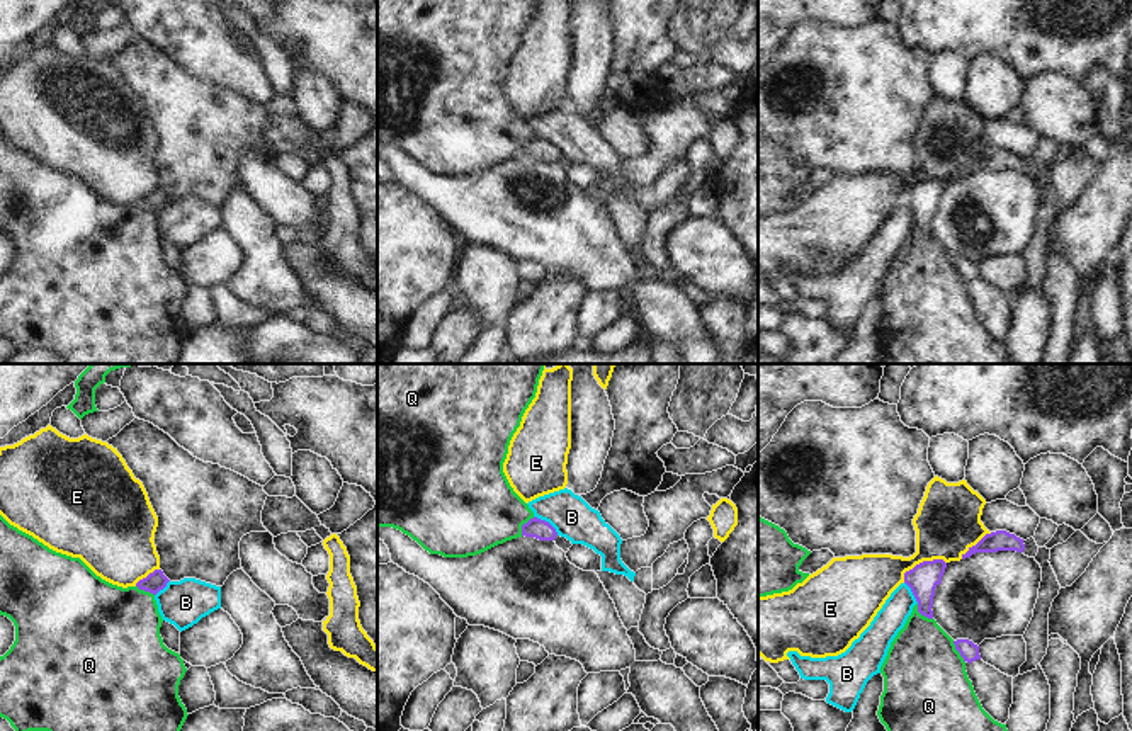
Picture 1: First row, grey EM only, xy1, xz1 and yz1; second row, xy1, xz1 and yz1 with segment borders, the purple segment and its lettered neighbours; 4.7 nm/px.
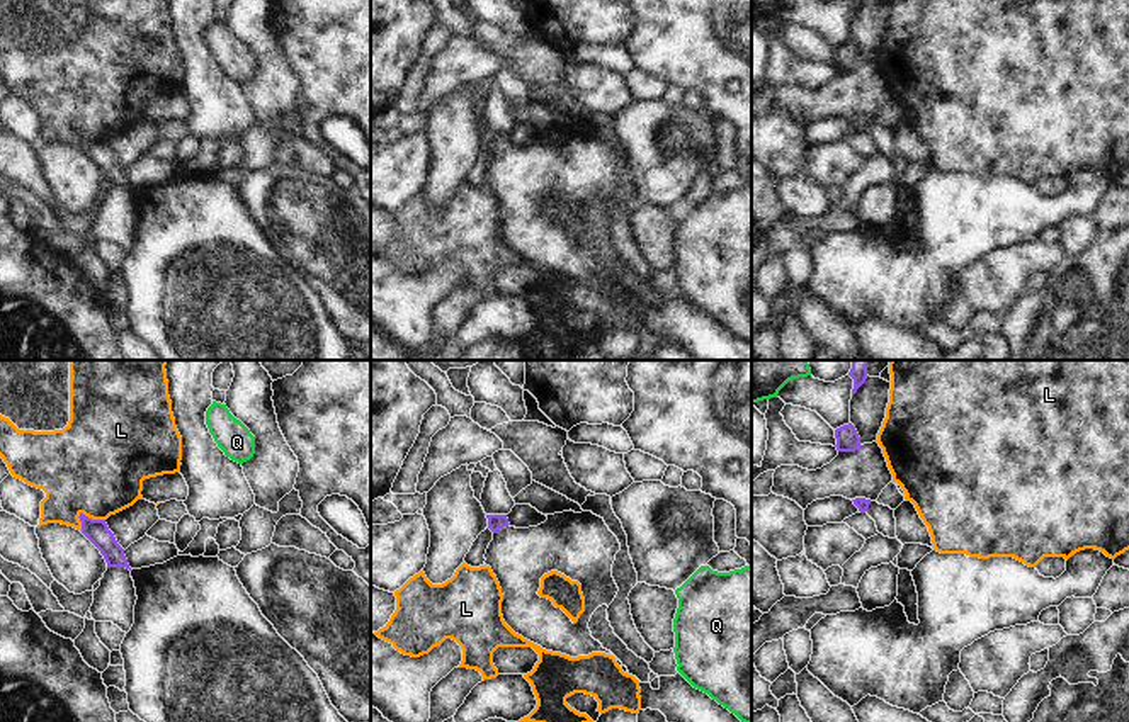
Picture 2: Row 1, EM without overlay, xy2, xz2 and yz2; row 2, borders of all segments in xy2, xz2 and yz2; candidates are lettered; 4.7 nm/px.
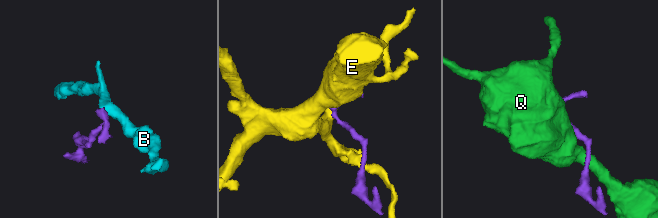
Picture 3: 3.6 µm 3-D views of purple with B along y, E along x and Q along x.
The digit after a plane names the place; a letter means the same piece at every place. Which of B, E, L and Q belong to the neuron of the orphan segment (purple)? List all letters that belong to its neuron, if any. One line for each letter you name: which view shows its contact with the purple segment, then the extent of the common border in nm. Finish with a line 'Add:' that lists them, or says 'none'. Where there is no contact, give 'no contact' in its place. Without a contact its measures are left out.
Add: none

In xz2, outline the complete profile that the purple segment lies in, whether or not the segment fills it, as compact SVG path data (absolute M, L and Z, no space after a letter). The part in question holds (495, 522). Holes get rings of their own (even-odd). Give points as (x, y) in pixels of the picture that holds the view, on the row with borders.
M592 511L546 516L537 527L515 528L507 515L486 515L493 540L485 564L500 583L503 620L515 634L546 651L570 657L592 652L614 656L592 637L588 622L619 591L612 564L621 544L604 518ZM551 571L582 584L585 612L576 623L551 600L537 595L541 578Z

